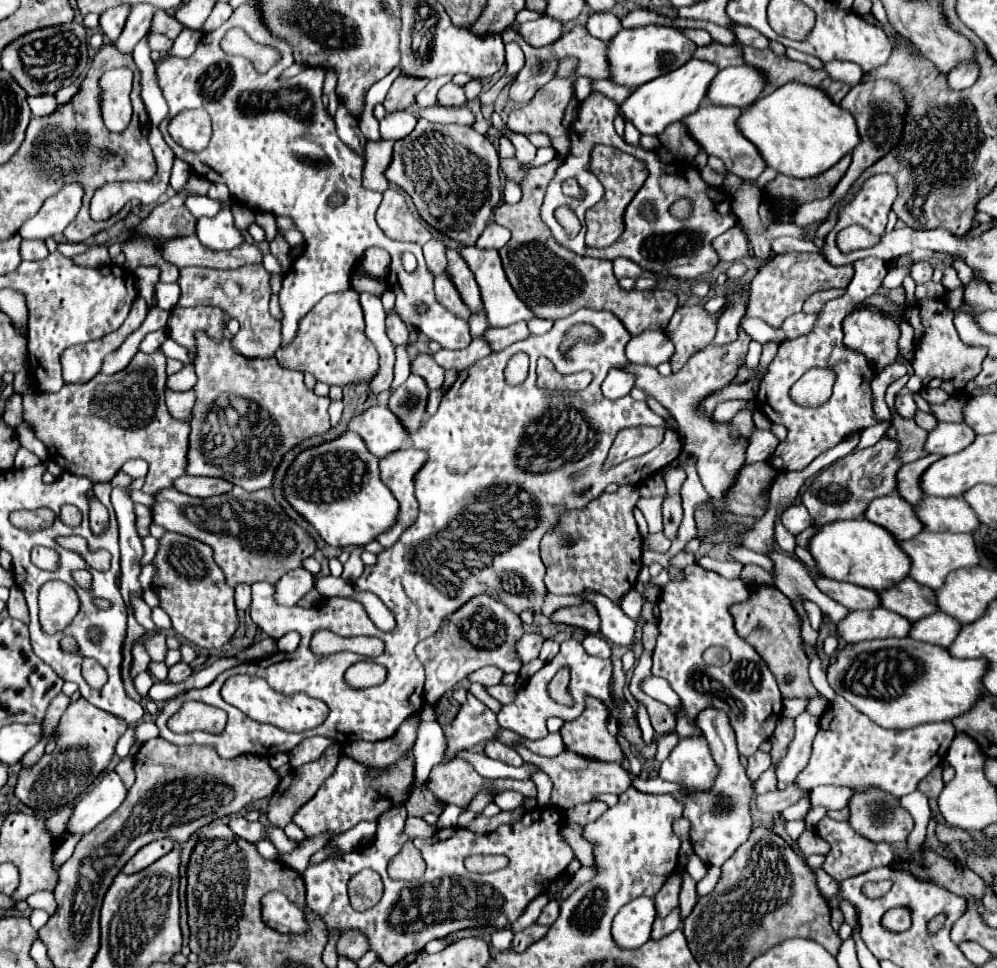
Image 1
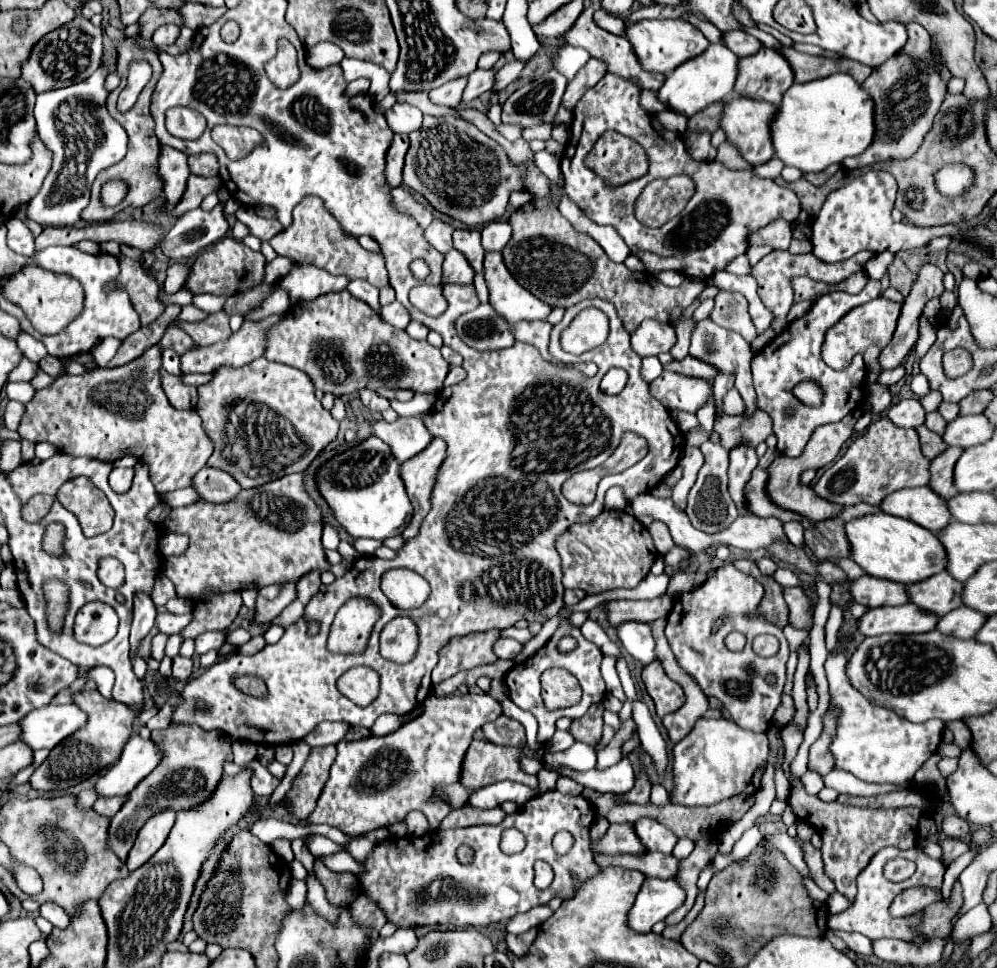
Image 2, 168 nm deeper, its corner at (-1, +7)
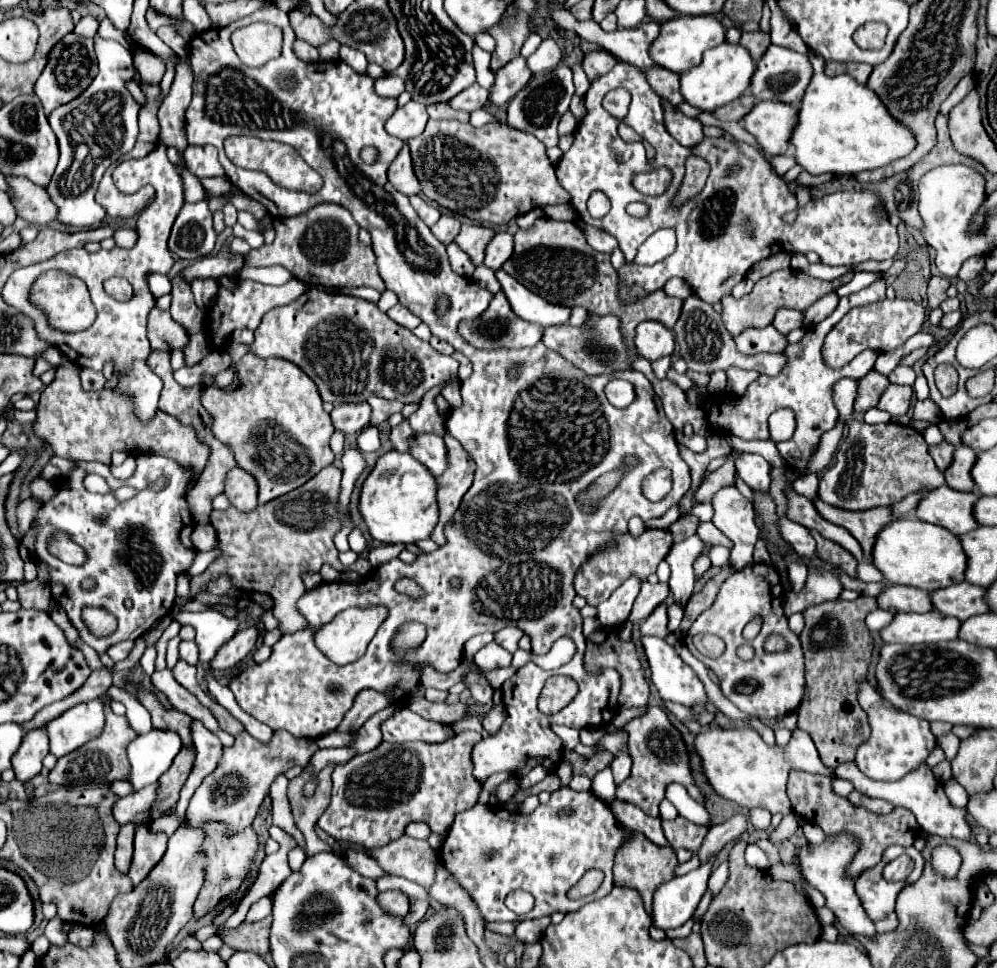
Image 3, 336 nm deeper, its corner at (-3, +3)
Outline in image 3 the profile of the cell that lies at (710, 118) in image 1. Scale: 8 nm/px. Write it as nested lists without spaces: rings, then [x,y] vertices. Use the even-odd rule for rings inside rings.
[[[757,102],[743,118],[743,128],[753,134],[767,156],[789,152],[789,138],[797,124],[797,110],[781,102]]]

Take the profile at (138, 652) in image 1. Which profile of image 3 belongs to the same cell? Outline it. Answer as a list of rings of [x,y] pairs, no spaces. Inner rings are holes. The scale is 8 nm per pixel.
[[[175,636],[175,638],[171,638],[169,644],[167,644],[167,668],[173,668],[173,666],[177,664],[177,660],[179,660],[179,652],[177,652],[179,642],[181,642],[181,638]]]

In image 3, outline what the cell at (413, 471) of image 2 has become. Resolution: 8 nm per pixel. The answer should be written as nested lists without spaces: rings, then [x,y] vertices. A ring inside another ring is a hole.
[[[445,434],[445,446],[449,450],[449,470],[445,470],[445,474],[437,476],[437,504],[439,504],[439,520],[437,526],[433,528],[431,540],[437,542],[439,546],[443,546],[445,536],[443,536],[443,526],[453,518],[459,500],[463,498],[463,494],[469,490],[471,482],[473,482],[473,460],[467,456],[467,452],[461,448],[461,444]]]

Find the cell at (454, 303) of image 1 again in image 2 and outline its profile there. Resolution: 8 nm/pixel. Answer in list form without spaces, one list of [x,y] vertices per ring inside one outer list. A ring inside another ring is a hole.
[[[449,250],[443,262],[443,282],[473,282],[475,270],[459,250]]]

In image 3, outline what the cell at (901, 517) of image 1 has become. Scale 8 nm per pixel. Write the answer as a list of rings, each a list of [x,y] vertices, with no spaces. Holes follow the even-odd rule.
[[[947,484],[927,492],[915,508],[915,516],[923,522],[949,528],[953,534],[965,534],[977,528],[973,518],[973,504],[979,498],[977,492],[957,492]]]

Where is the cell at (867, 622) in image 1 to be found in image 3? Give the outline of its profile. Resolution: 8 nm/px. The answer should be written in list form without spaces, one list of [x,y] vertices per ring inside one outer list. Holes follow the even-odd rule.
[[[937,610],[925,614],[899,612],[893,622],[885,626],[879,636],[883,642],[899,642],[899,644],[921,644],[921,642],[941,642],[957,638],[961,622],[957,618],[939,614]]]

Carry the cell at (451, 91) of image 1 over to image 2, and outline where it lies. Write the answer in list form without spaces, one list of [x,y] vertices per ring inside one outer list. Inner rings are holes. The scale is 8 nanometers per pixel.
[[[477,68],[467,80],[467,90],[463,92],[463,102],[469,104],[473,98],[479,98],[483,92],[489,92],[493,90],[495,86],[495,74],[497,70],[495,68],[489,68],[489,70],[481,70]]]

